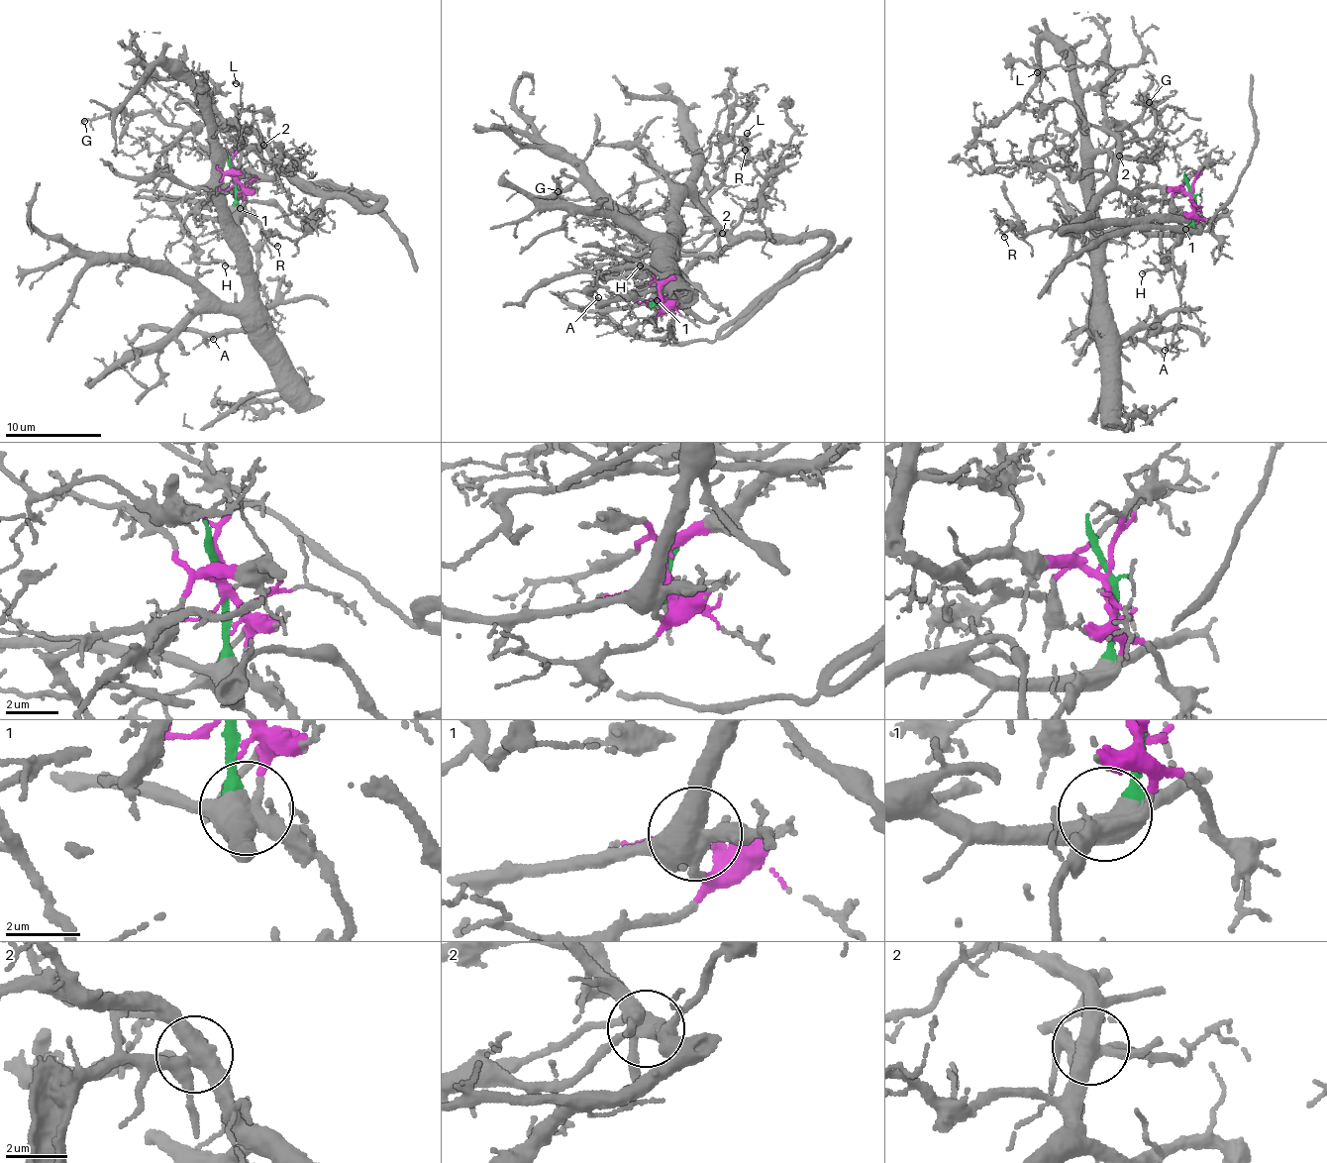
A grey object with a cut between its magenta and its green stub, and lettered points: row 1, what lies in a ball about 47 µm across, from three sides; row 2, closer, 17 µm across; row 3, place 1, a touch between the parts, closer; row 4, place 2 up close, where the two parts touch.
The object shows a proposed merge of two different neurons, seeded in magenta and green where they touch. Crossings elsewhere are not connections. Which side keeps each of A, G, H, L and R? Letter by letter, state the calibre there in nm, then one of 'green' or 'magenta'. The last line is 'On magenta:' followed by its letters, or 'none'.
A: 110 nm | green
G: 110 nm | magenta
H: 240 nm | magenta
L: 130 nm | magenta
R: 120 nm | magenta
On magenta: G, H, L, R

